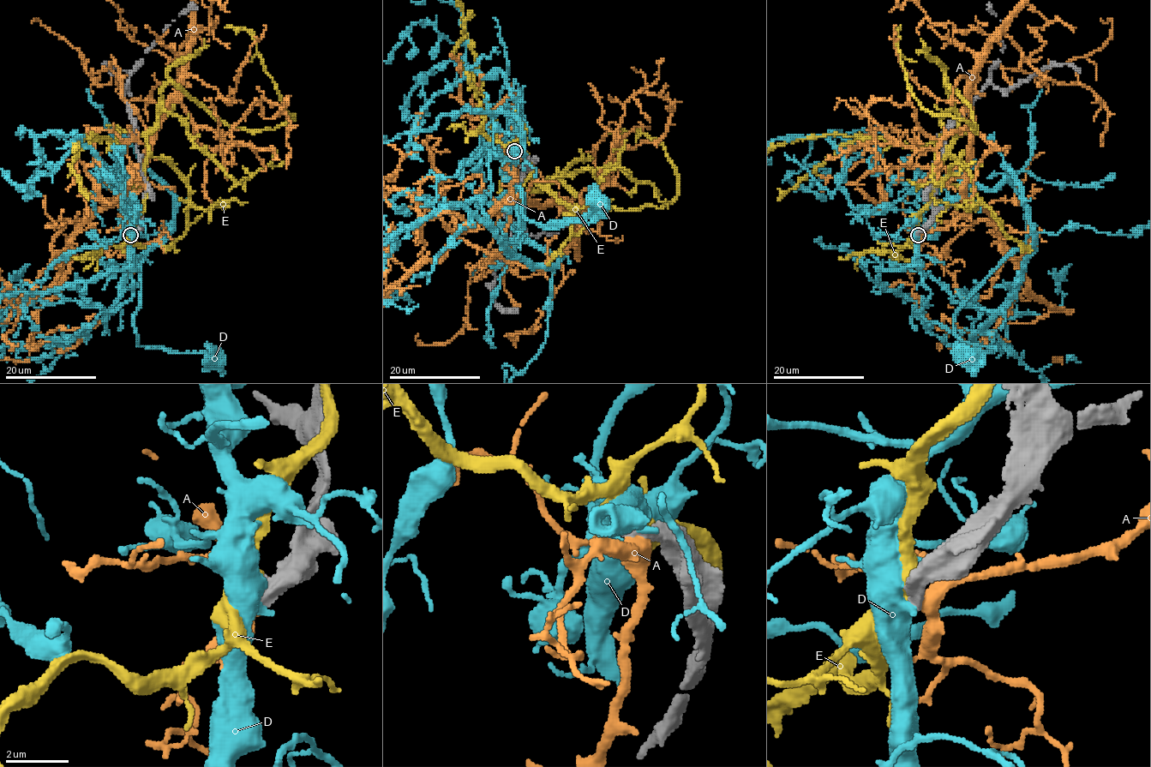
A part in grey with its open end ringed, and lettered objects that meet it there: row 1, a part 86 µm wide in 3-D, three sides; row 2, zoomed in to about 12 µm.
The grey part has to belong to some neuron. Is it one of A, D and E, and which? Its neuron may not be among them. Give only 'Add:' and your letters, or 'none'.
Add: none

